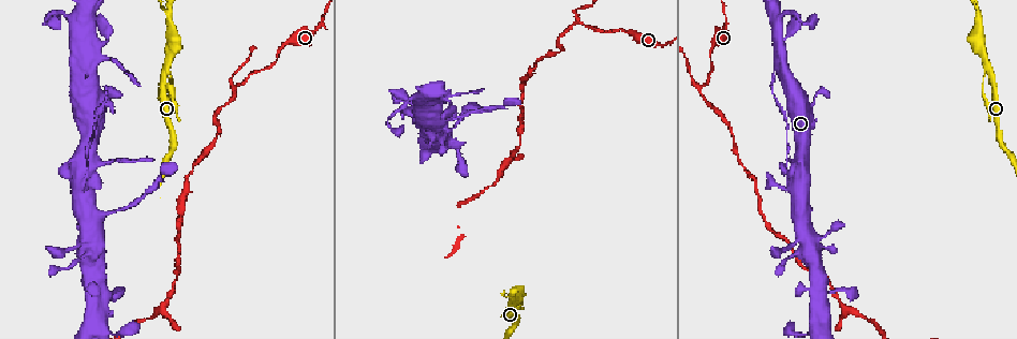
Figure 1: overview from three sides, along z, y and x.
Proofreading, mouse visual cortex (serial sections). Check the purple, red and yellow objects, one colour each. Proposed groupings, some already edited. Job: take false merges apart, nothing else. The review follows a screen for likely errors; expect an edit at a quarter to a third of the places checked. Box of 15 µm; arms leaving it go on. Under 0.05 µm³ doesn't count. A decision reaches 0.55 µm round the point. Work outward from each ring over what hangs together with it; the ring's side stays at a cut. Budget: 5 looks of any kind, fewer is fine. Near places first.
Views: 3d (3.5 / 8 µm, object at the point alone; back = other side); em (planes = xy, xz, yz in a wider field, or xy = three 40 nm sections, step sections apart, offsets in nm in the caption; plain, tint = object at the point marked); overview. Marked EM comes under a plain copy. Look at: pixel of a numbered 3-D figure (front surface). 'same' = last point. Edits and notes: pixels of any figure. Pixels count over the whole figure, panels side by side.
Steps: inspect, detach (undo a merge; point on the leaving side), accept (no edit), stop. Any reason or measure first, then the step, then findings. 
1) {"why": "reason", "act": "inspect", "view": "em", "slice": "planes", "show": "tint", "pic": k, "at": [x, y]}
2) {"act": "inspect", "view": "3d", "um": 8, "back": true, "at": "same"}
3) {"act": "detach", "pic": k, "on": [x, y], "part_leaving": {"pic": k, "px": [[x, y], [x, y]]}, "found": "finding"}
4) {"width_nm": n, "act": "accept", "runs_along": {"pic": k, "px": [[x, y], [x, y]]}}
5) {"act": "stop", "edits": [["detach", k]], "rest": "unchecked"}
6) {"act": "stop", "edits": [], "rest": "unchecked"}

{"why": "arms part here", "act": "inspect", "view": "3d", "um": 3.5, "pic": 1, "at": [579, 17]}

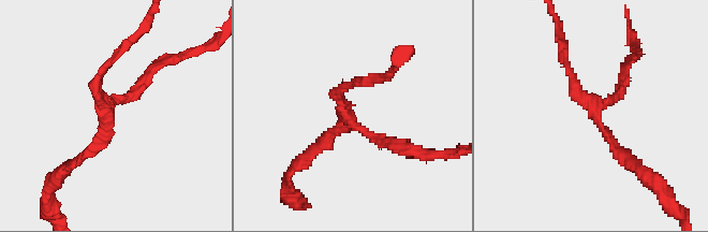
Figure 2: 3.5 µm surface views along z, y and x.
{"arms": 3, "arm_widths_nm": [150, 150, 150], "act": "inspect", "view": "em", "slice": "planes", "show": "tint", "pic": 2, "at": [599, 103]}

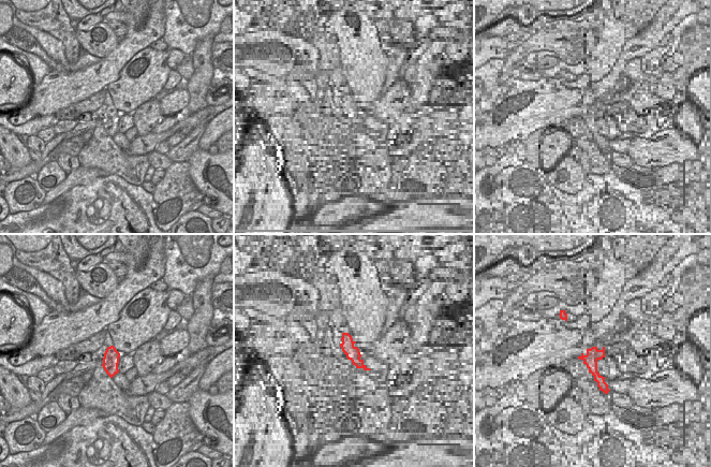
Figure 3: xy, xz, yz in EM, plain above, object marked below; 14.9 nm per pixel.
{"act": "accept", "runs_along": {"pic": 2, "px": [[624, 69], [598, 122], [628, 158]]}, "found": "one cell here"}

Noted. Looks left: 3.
{"why": "three-way junction", "act": "inspect", "view": "3d", "um": 3.5, "pic": 1, "at": [991, 69]}

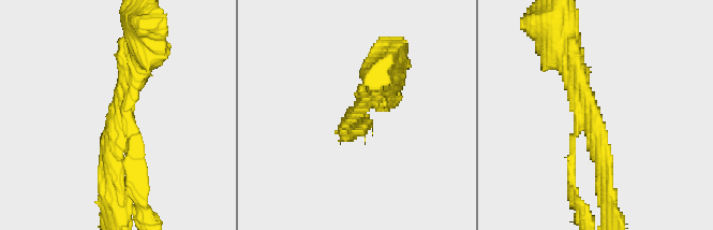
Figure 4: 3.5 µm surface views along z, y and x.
{"why": "need the tissue", "act": "inspect", "view": "em", "slice": "xy", "step": 1, "show": "tint", "pic": 4, "at": [119, 116]}

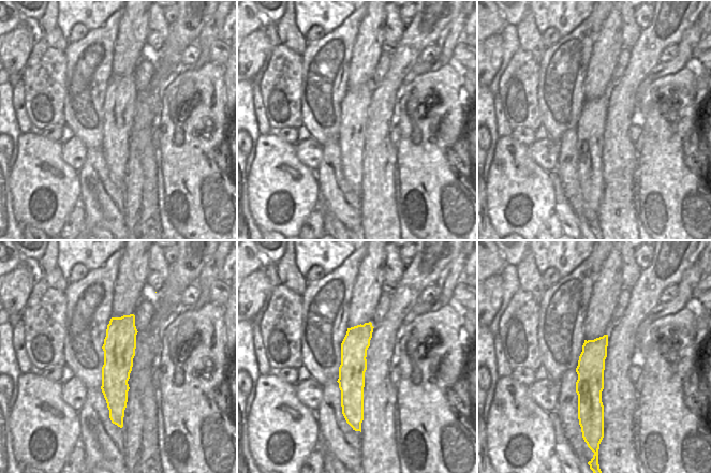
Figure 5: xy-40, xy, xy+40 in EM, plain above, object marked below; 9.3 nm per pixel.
{"arms": 3, "act": "detach", "pic": 4, "on": [144, 30], "border": {"pic": 5, "px": [[121, 316], [123, 356], [132, 364]]}, "found": "two cells meet here"}

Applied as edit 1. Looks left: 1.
{"act": "stop", "edits": [["detach", 4]], "rest": "unchecked"}

